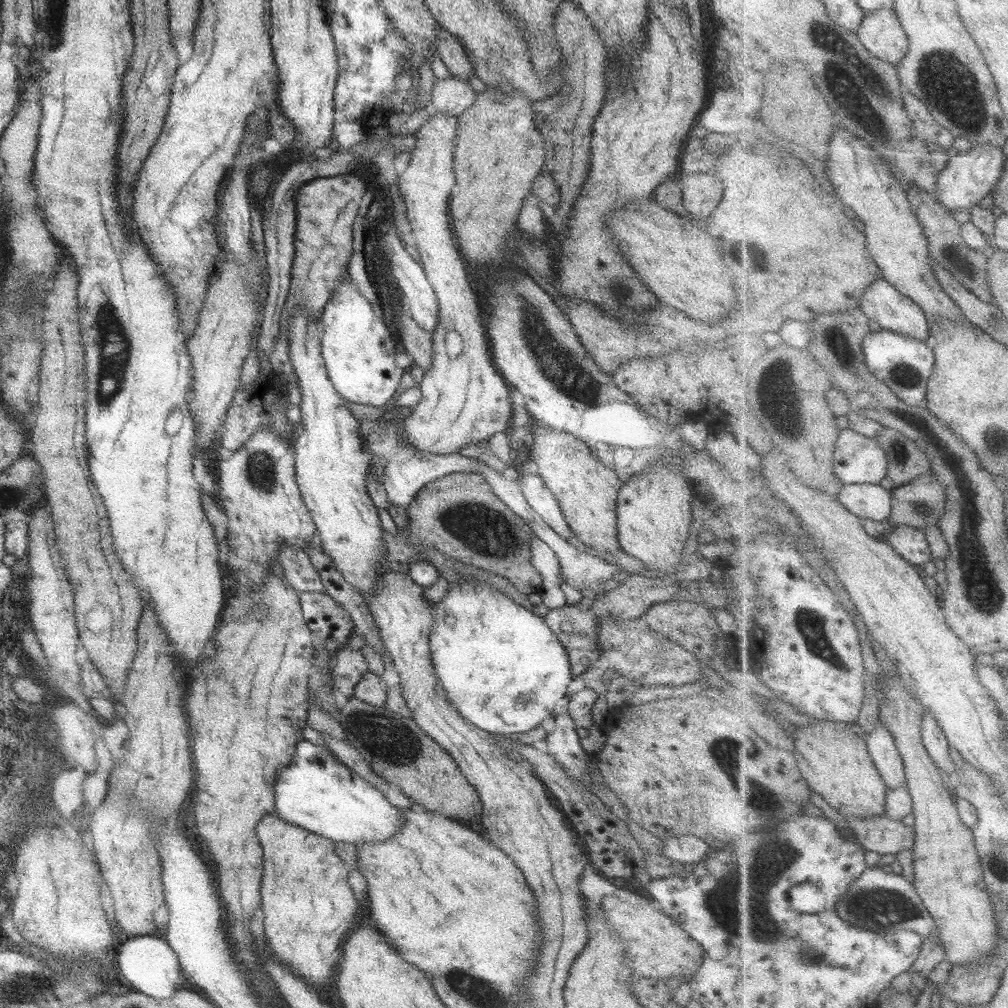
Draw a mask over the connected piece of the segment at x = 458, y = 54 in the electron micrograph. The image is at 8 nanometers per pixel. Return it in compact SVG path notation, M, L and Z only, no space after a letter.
M444 27L437 28L435 45L442 62L449 69L452 77L467 81L468 77L475 74L462 43Z

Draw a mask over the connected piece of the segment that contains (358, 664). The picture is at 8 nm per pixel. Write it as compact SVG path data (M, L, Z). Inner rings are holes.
M343 645L334 656L334 660L336 660L336 664L332 667L331 673L335 691L352 697L356 683L369 671L364 653L361 653L360 649L353 650L349 646Z

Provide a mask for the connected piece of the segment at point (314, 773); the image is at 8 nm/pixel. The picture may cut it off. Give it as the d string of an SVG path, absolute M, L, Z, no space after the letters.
M300 740L296 744L294 760L276 773L273 784L274 813L280 819L301 826L314 834L329 838L337 843L362 844L368 842L384 842L394 836L405 823L402 808L396 808L386 795L376 786L368 783L358 774L352 773L341 764L326 748L311 744L308 740Z

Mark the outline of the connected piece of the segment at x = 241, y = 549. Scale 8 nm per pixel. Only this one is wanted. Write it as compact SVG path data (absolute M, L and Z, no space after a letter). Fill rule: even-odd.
M260 429L234 452L224 453L220 457L219 491L217 492L218 502L228 517L228 534L226 544L229 555L220 554L219 560L226 567L226 574L235 578L240 584L240 589L257 589L265 579L265 576L272 571L268 567L270 560L277 560L279 550L282 547L294 546L304 549L308 540L316 532L316 525L311 512L303 501L298 483L295 479L295 458L294 449L290 441L277 435L272 429Z

